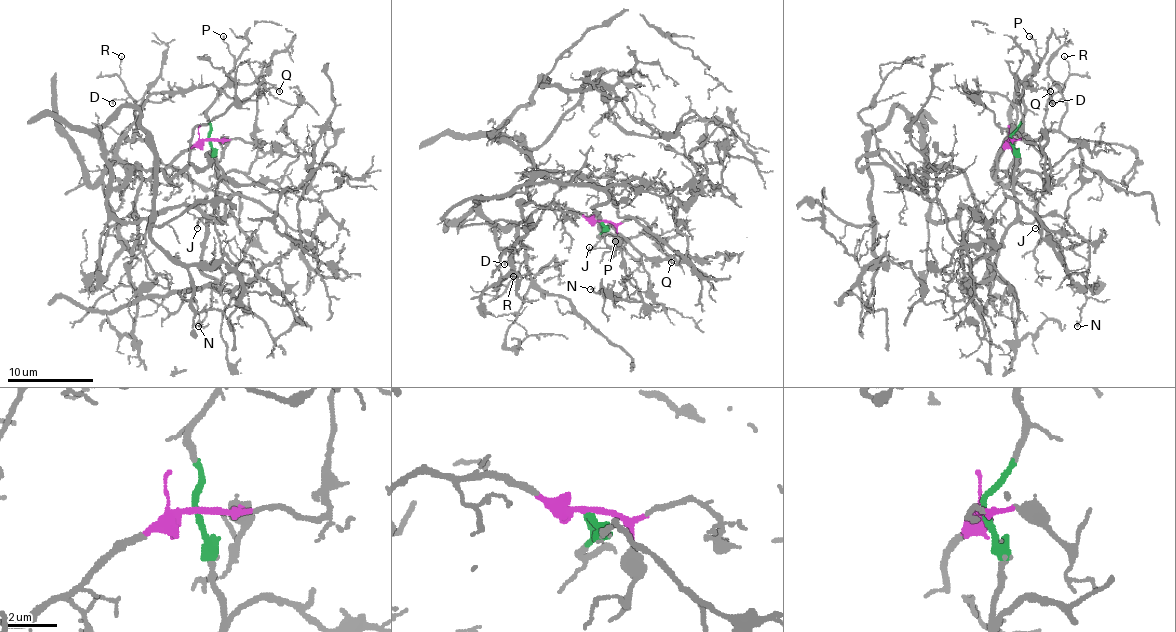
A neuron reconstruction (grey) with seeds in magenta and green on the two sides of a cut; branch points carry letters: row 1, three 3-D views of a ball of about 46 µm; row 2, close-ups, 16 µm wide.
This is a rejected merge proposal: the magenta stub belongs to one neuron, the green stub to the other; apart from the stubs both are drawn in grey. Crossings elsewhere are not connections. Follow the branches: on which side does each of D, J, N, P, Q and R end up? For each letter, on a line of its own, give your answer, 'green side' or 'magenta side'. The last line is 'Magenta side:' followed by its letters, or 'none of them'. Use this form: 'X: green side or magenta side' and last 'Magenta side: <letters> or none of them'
D: magenta side
J: green side
N: green side
P: green side
Q: green side
R: magenta side
Magenta side: D, R

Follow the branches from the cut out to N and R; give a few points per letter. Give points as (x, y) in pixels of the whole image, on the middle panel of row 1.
N: (600, 221), (611, 226), (605, 232), (607, 243), (622, 254), (624, 273), (641, 299), (605, 297), (589, 288)
R: (600, 221), (566, 208), (533, 211), (522, 221), (512, 224), (527, 258), (512, 282), (514, 275)

